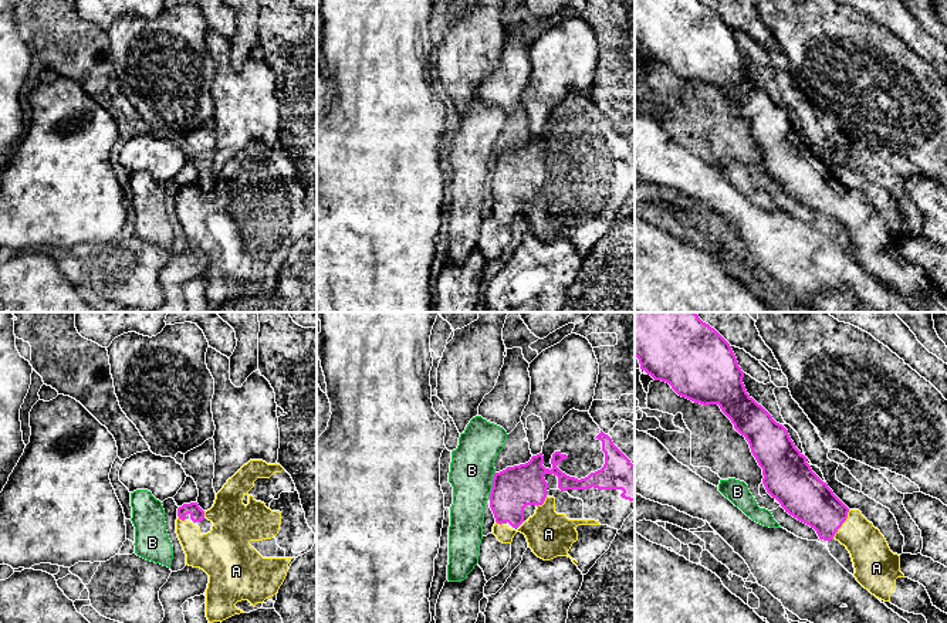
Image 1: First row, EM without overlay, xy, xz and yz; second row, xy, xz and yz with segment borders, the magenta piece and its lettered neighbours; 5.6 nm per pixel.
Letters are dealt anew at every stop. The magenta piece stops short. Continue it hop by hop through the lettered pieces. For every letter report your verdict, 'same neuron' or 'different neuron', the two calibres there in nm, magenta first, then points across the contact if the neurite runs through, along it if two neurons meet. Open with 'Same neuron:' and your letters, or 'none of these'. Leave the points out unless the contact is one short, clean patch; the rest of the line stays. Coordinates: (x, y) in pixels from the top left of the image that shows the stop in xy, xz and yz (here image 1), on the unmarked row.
Same neuron: A
A: same neuron; 260 nm thick on the magenta side, 220 nm on the other
B: different neuron; 240 nm thick on the magenta side, 260 nm on the other; border along xz (496, 155), (489, 180)

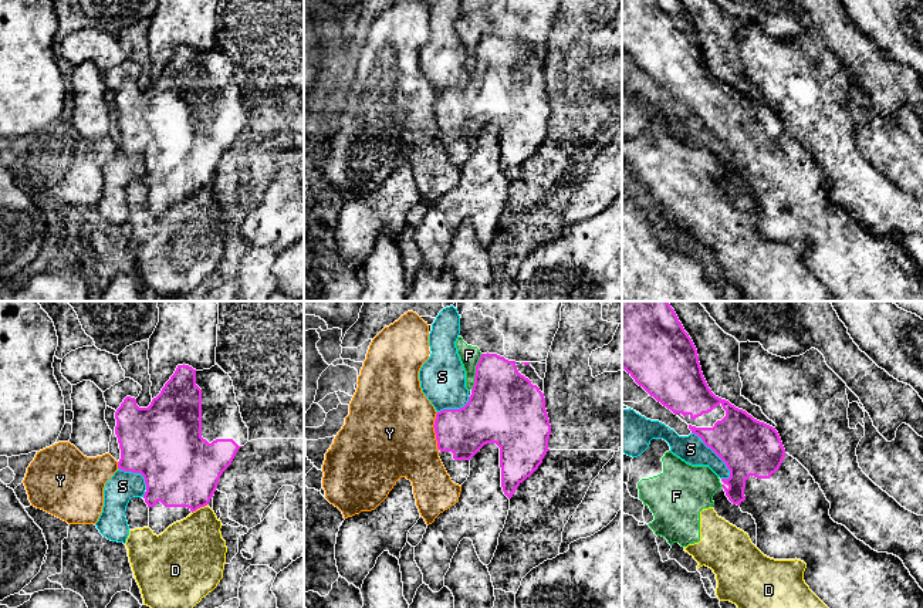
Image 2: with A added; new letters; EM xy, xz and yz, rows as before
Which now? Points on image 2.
Same neuron: none of these
D: different neuron; 440 nm thick on the magenta side, 360 nm on the other; border along xy (206, 186), (192, 195)
F: different neuron; 400 nm thick on the magenta side, 110 nm on the other; border along xz (482, 36), (476, 47), (472, 71)
S: different neuron; 320 nm thick on the magenta side, 150 nm on the other
Y: different neuron; 260 nm thick on the magenta side, 480 nm on the other; border along xz (436, 94), (433, 114), (439, 131)

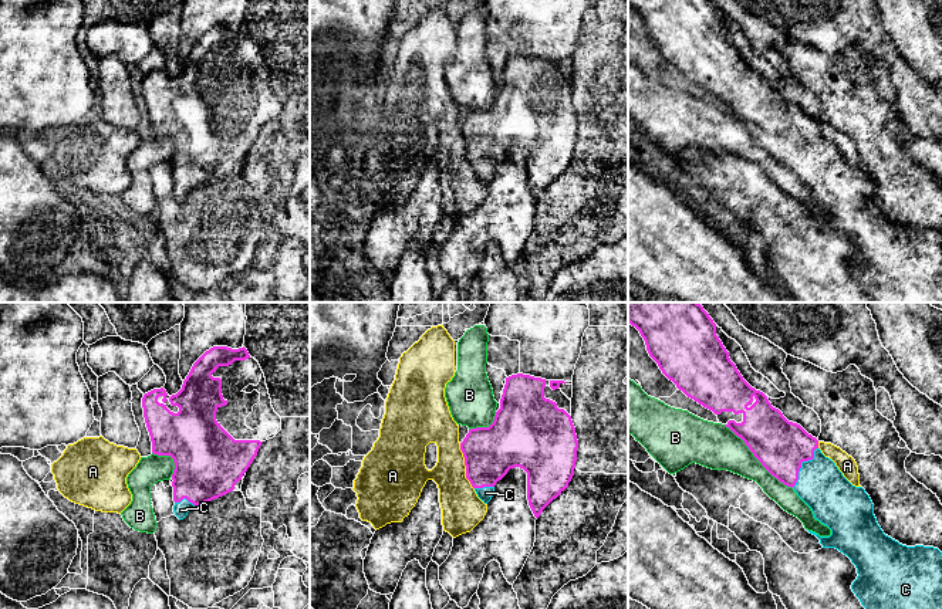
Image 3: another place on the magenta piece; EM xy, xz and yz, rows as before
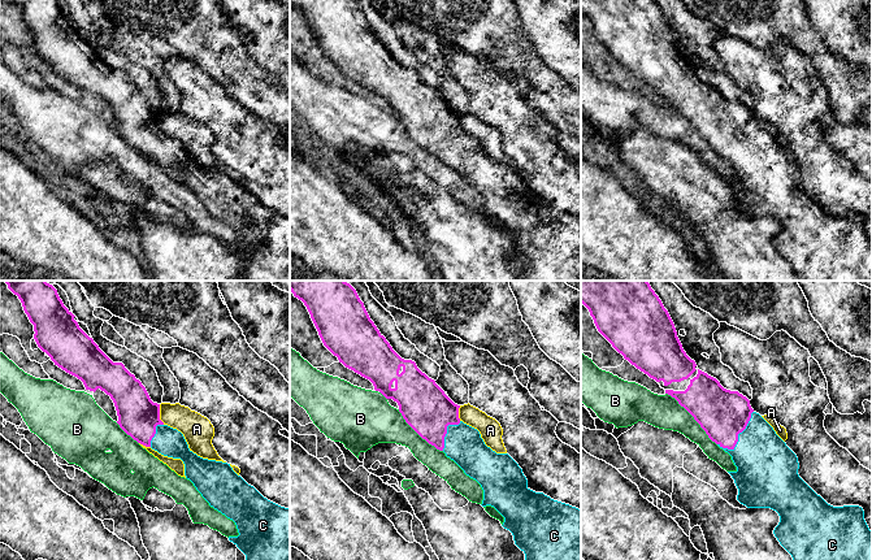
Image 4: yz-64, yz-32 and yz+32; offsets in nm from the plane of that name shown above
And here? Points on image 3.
Same neuron: C
A: different neuron; 300 nm thick on the magenta side, 220 nm on the other; border along xz (459, 125), (465, 159), (473, 171)
B: different neuron; 300 nm thick on the magenta side, 260 nm on the other
C: same neuron; 300 nm thick on the magenta side, 280 nm on the other

